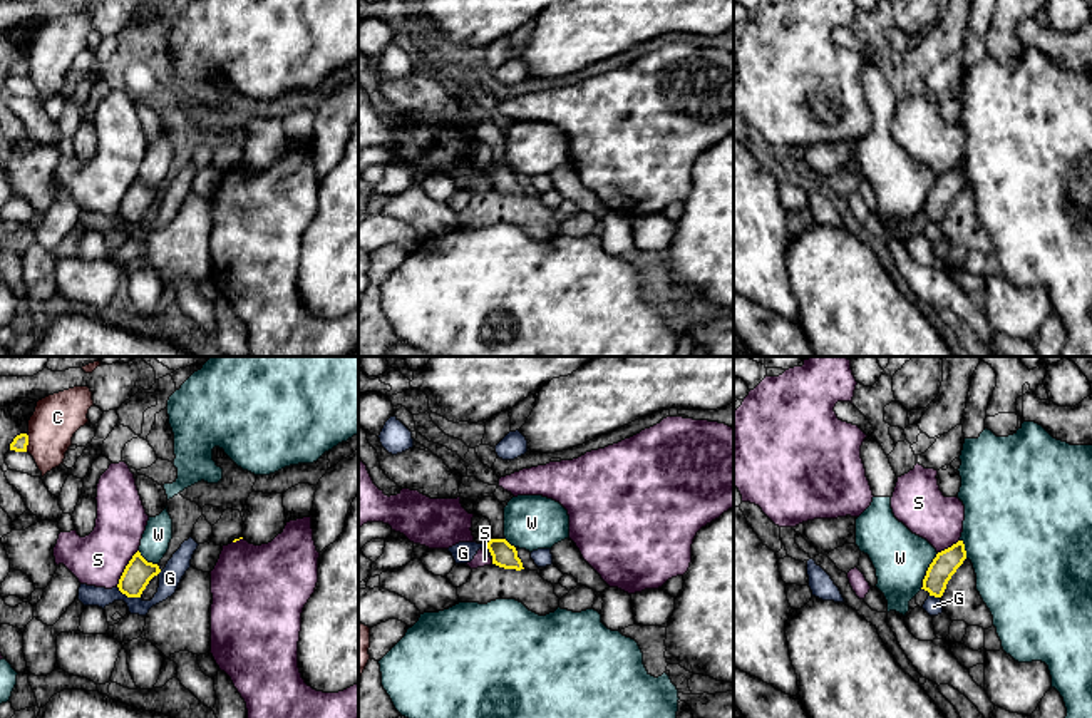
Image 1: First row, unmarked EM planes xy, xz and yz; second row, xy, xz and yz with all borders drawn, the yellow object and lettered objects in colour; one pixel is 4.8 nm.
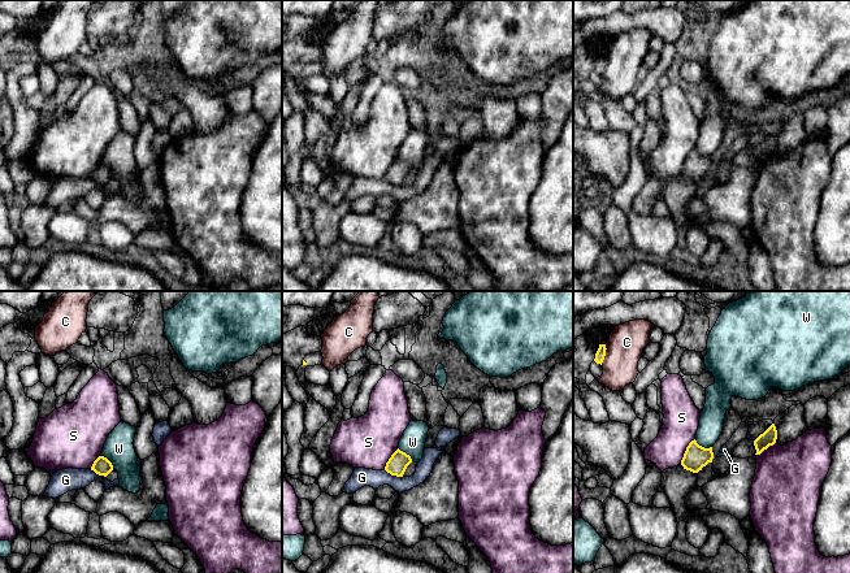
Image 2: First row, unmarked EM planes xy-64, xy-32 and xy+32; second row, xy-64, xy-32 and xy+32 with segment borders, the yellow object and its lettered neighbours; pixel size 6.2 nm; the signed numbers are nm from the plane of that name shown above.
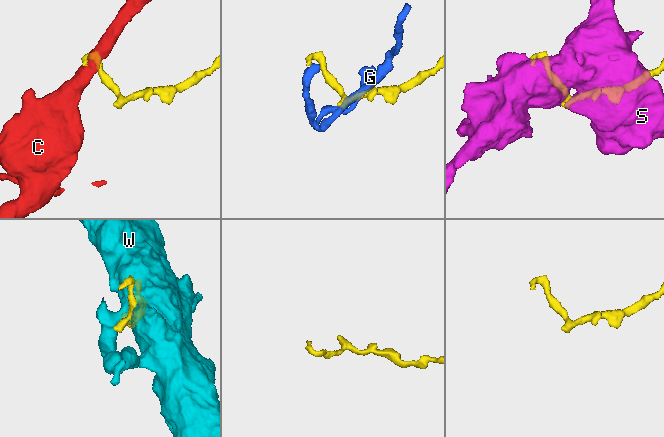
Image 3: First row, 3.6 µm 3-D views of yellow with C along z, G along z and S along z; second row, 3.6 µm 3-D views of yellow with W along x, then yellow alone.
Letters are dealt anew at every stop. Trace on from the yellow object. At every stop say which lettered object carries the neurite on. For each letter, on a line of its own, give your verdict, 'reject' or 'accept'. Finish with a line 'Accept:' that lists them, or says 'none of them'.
C: reject
G: reject
S: reject
W: reject
Accept: none of them

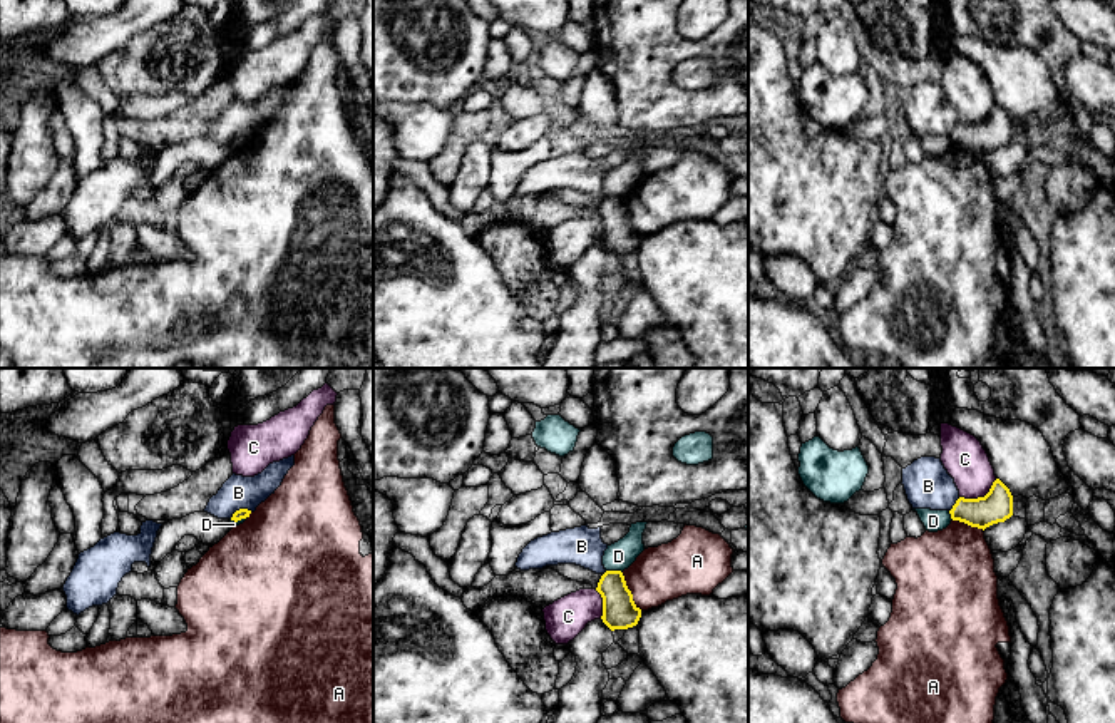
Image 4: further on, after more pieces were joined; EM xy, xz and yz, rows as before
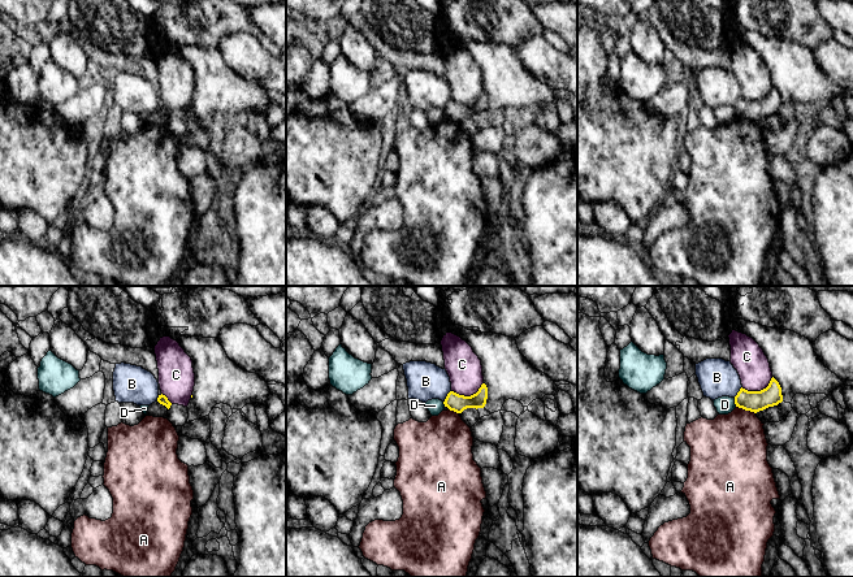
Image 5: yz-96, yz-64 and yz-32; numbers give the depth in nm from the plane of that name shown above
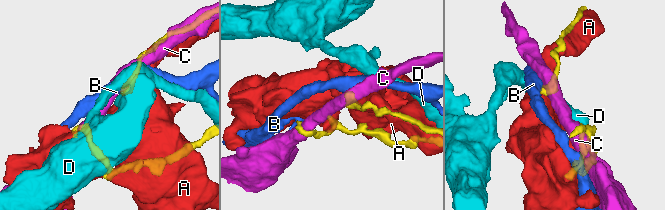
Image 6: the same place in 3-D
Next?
A: reject
B: reject
C: reject
D: reject
Accept: none of them

